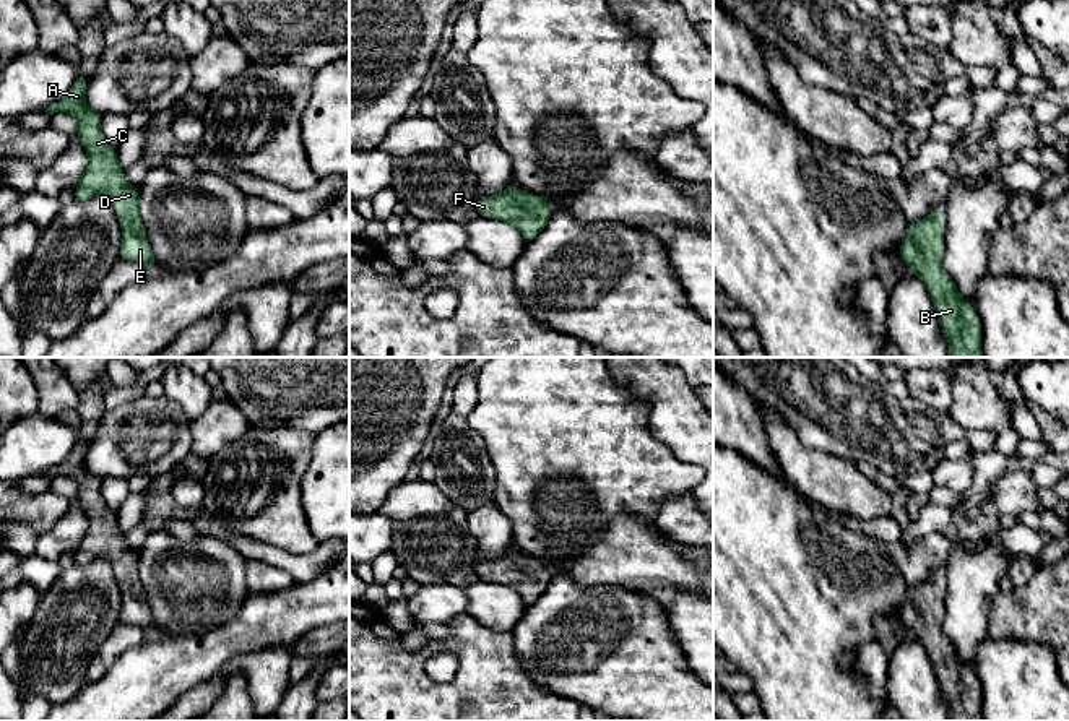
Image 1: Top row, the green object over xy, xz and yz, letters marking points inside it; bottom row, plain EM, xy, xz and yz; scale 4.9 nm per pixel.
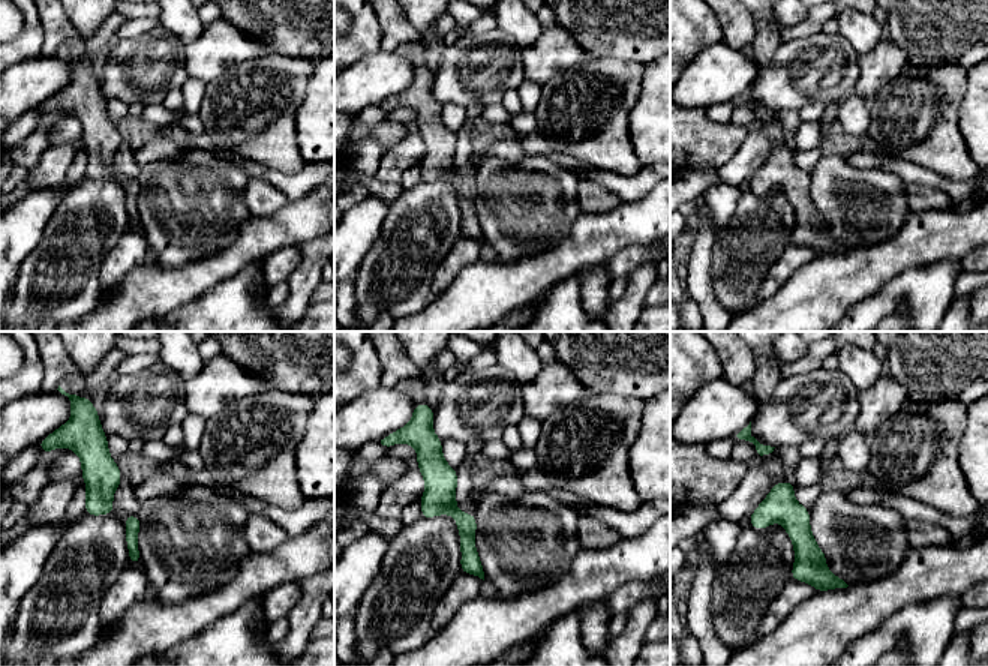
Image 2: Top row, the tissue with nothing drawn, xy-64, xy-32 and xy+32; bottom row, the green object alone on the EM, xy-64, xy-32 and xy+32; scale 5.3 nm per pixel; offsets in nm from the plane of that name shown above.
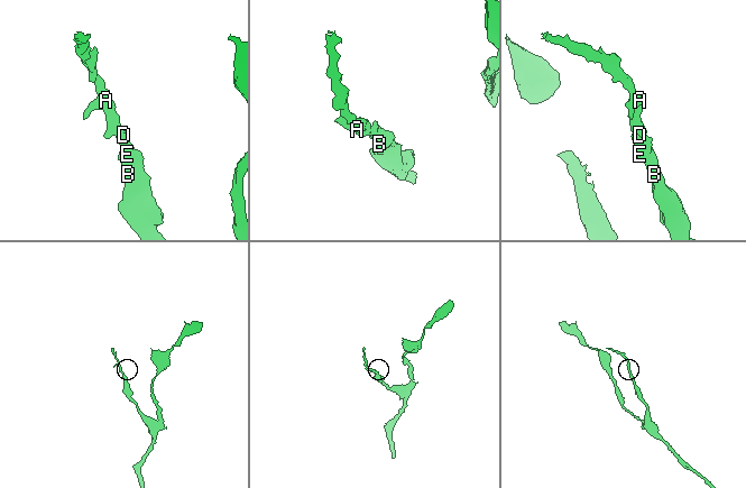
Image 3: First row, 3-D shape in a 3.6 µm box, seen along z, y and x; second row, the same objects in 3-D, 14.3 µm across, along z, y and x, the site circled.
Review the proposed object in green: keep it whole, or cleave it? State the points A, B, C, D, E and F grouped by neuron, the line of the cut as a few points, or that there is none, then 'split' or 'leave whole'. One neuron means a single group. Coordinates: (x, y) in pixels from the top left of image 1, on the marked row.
A B C D E F | no cut | leave whole

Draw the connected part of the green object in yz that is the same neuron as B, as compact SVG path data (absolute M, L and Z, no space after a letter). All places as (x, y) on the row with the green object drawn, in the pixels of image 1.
M936 206L924 219L908 222L908 237L898 247L898 255L929 291L944 335L949 338L949 357L983 357L980 317L942 268L946 248L942 216L944 206Z

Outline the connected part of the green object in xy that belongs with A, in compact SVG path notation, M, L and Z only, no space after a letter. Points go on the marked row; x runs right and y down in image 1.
M78 73L68 94L45 109L50 115L68 112L78 120L76 138L88 151L88 167L75 187L75 200L88 201L96 195L107 195L122 226L119 258L143 263L148 271L154 271L158 261L145 239L146 229L140 218L138 188L125 179L117 151L101 132L102 115L84 104L86 88L88 76Z

